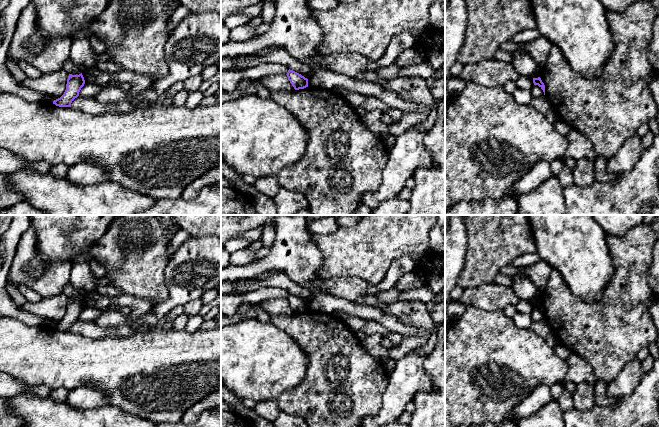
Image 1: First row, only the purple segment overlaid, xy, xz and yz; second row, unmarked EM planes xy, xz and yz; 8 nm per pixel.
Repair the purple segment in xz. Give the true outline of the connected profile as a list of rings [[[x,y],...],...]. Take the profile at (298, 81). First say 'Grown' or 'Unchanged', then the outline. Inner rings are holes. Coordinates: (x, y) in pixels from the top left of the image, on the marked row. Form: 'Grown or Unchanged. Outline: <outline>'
Unchanged. Outline: [[[289,69],[286,75],[295,90],[308,87],[308,79],[301,74]]]

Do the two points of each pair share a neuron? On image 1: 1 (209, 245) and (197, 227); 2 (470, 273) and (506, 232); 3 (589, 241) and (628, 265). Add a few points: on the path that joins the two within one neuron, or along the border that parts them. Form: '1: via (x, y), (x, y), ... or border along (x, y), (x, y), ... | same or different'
1: border along (210, 234), (191, 237) | different
2: via (480, 263), (488, 250), (496, 242) | same
3: border along (605, 233), (613, 266), (613, 273), (610, 278) | different

